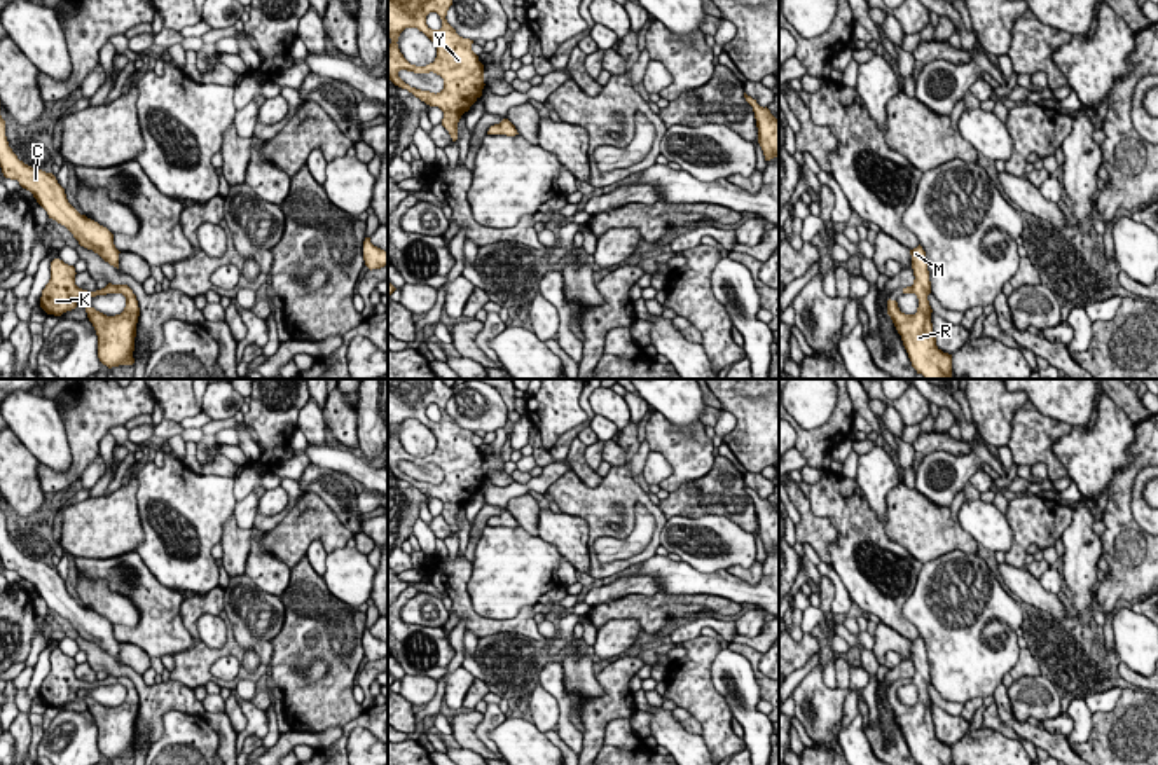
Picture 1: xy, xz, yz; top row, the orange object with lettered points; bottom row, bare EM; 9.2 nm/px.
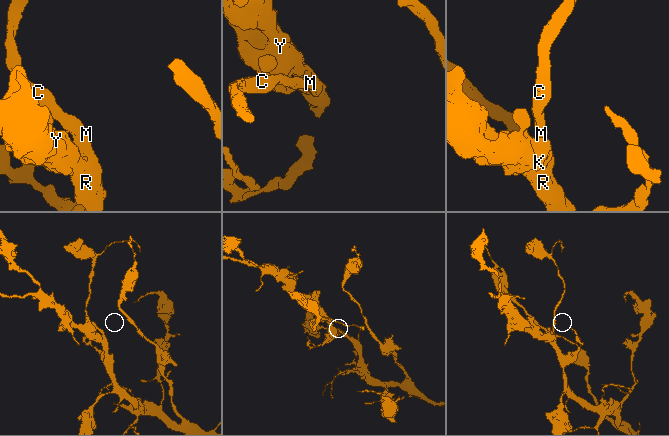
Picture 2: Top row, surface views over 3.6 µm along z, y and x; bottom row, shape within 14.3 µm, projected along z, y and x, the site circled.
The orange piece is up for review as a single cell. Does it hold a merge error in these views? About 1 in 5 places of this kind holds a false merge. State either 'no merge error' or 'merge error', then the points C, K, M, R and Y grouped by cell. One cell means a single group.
no merge error | C K M R Y

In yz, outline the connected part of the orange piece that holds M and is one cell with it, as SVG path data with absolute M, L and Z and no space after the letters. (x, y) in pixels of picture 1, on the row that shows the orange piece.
M919 245L910 250L913 285L903 288L903 293L915 293L919 307L915 314L905 314L900 311L896 300L887 300L887 314L891 316L903 346L908 353L912 367L924 379L952 379L952 355L943 353L936 346L936 337L931 323L931 306L927 295L931 293L929 271L926 264L926 252Z

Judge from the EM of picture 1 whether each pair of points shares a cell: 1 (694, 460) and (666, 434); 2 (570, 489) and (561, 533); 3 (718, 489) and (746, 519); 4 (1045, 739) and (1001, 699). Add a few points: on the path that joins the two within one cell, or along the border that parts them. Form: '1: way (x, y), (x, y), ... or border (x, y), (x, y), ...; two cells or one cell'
1: way (687, 454), (673, 441); one cell
2: border (561, 510), (578, 516), (587, 524), (587, 549); two cells
3: way (725, 496), (741, 512); one cell
4: way (1031, 732), (1017, 727), (1005, 713); one cell

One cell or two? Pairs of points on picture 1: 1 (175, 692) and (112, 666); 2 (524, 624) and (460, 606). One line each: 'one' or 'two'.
1: one
2: one

